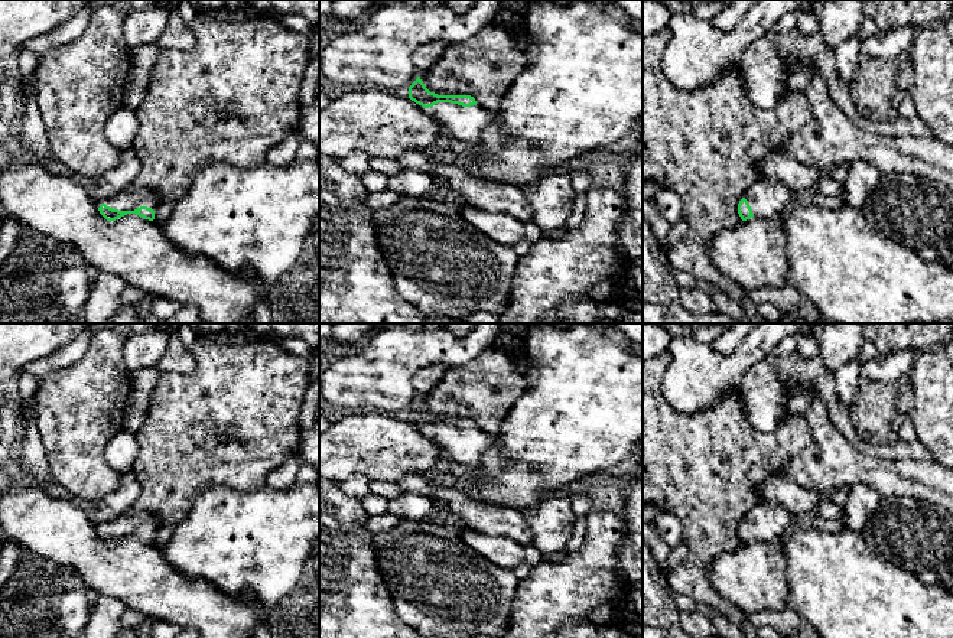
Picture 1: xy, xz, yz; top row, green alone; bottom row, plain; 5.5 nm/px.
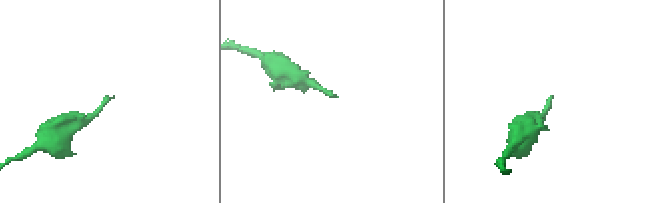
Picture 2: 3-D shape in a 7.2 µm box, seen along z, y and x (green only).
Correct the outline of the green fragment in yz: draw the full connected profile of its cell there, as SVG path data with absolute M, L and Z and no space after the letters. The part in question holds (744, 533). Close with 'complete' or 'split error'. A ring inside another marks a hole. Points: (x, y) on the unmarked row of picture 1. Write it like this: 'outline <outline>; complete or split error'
outline M758 502L738 527L742 544L752 540L780 543L791 530L794 514L774 502Z; split error

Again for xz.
outline M420 400L409 410L409 421L425 430L443 449L446 463L465 473L481 471L482 455L497 443L495 436L478 429L471 419L438 419L430 416Z; split error

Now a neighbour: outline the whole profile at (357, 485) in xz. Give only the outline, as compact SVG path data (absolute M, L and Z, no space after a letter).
M354 473L344 482L341 482L341 489L345 495L362 499L368 494L370 479L361 473Z

